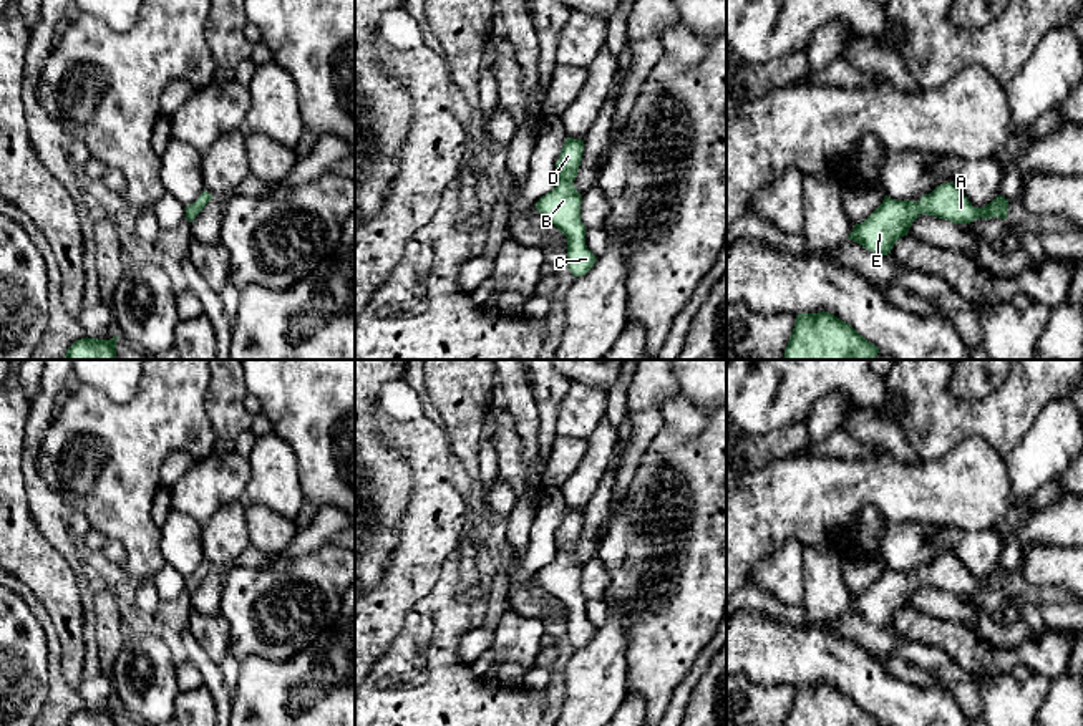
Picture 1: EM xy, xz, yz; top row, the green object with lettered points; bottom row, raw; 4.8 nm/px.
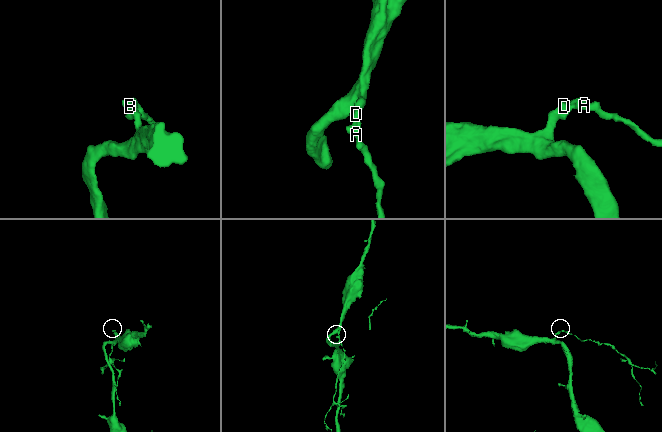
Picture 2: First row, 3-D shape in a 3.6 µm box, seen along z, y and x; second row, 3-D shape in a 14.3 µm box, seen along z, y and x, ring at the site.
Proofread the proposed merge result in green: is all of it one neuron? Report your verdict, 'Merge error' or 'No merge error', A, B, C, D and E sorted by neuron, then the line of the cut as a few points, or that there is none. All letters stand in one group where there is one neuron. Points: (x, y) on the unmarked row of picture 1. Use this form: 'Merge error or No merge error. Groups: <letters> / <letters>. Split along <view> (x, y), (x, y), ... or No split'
No merge error. Groups: A B C D E. No split

